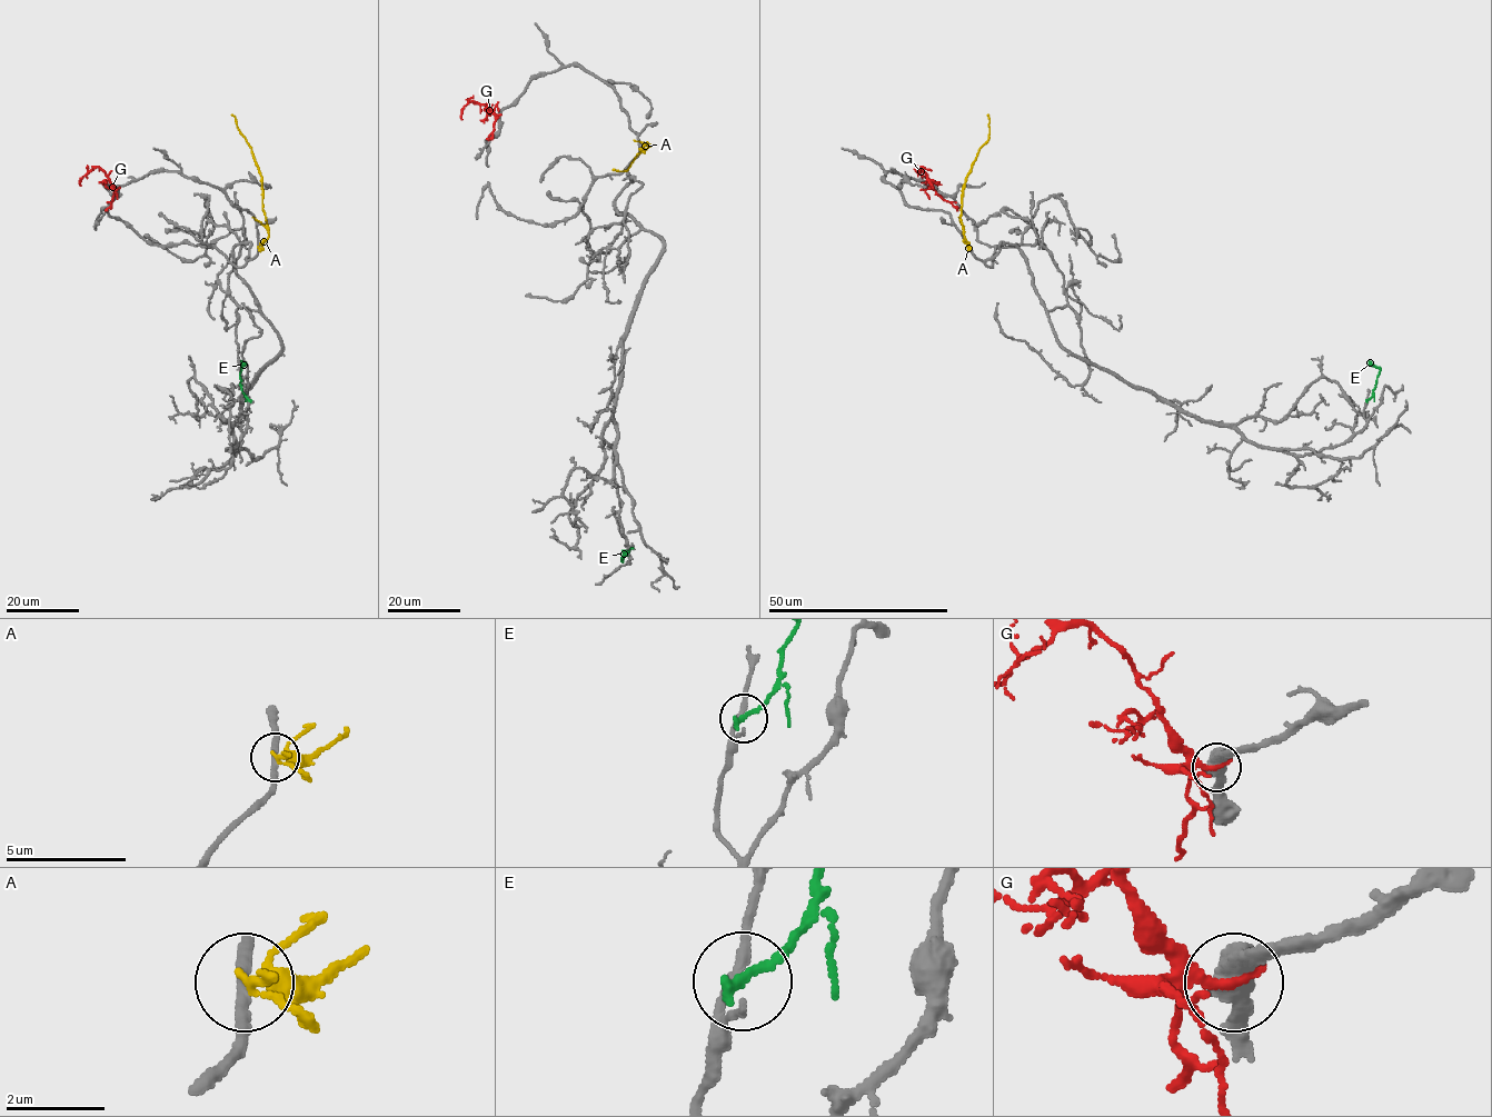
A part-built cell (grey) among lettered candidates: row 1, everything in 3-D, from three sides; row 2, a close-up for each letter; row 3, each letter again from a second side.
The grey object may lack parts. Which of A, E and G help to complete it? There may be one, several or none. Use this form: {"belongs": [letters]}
{"belongs": []}

